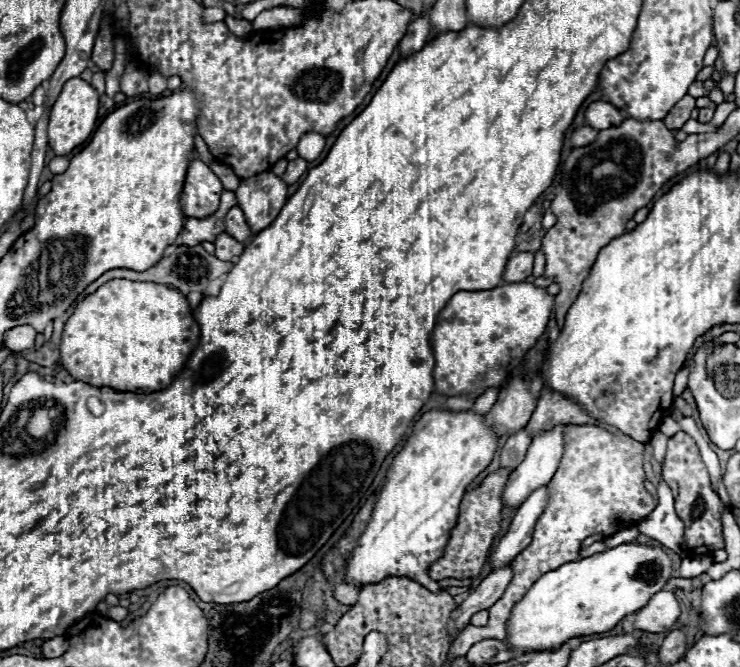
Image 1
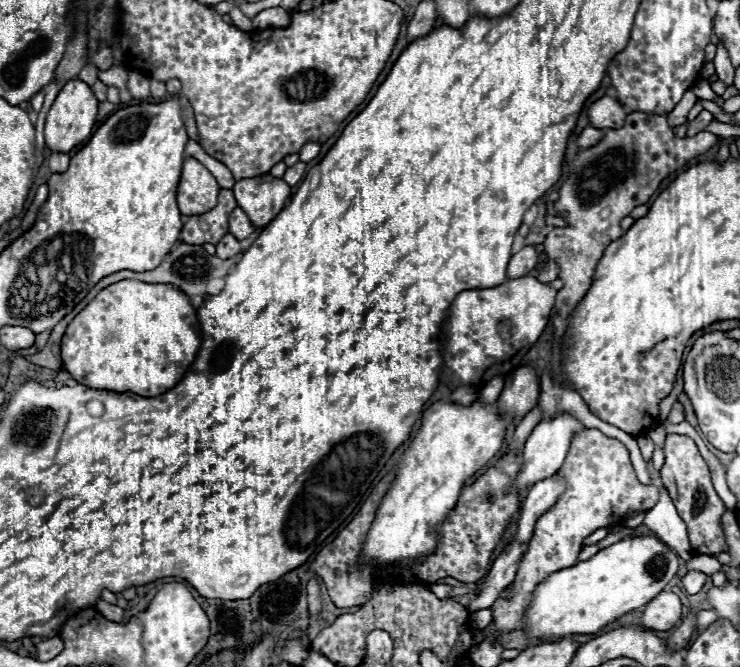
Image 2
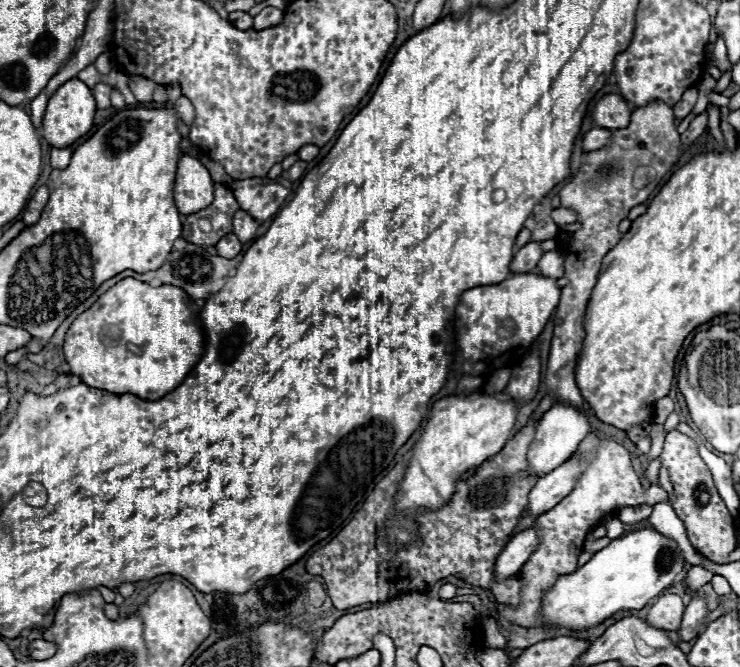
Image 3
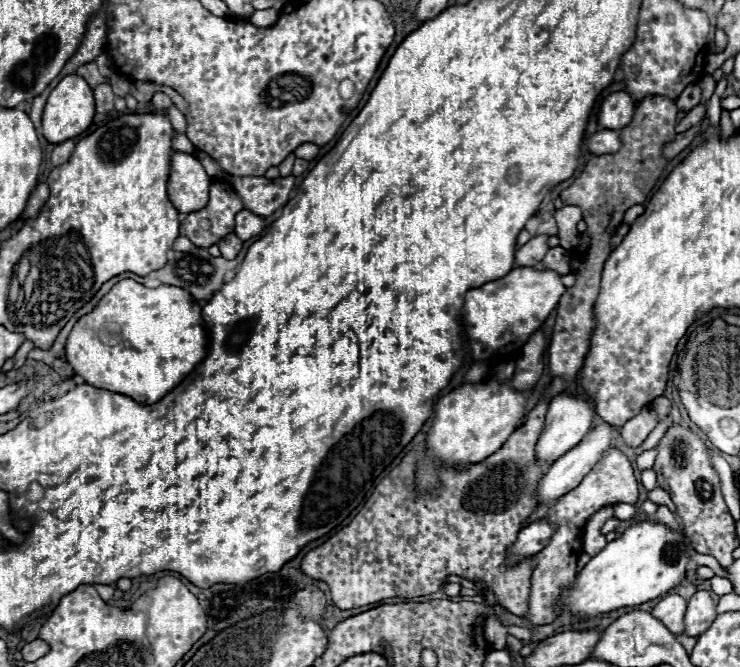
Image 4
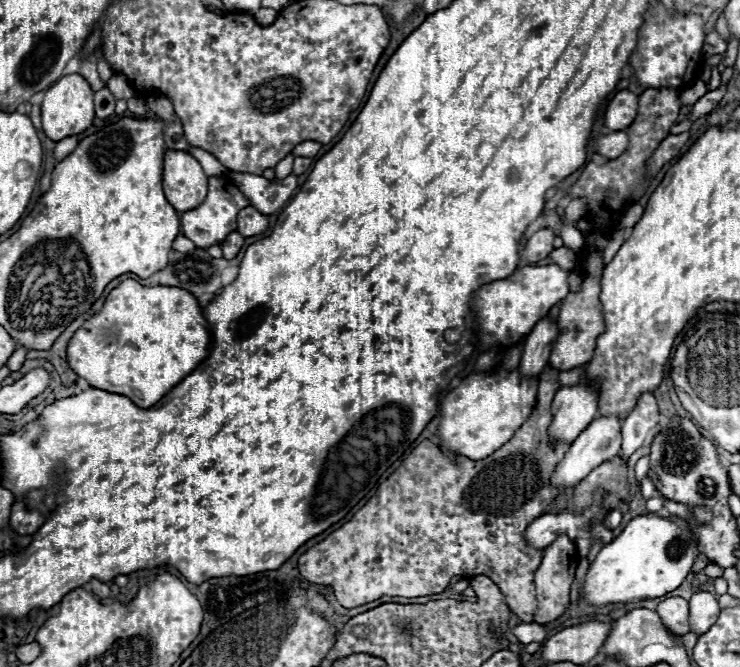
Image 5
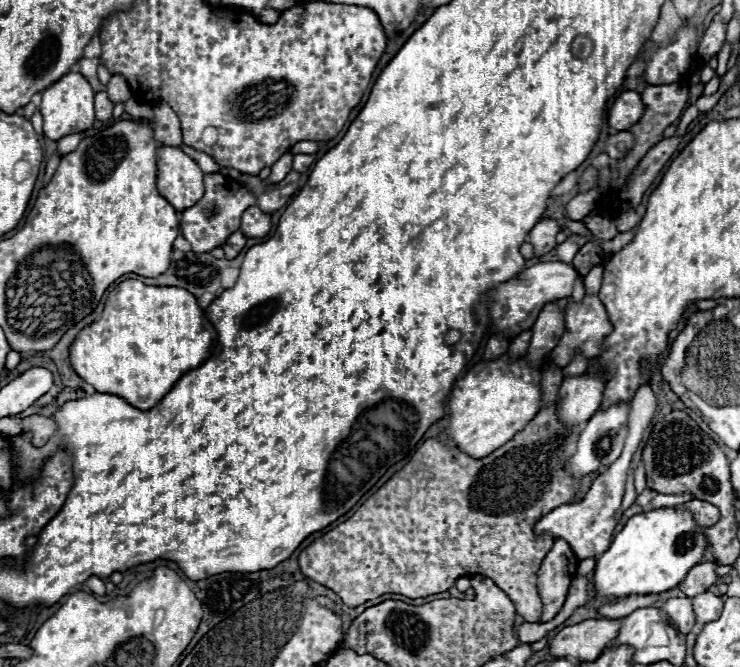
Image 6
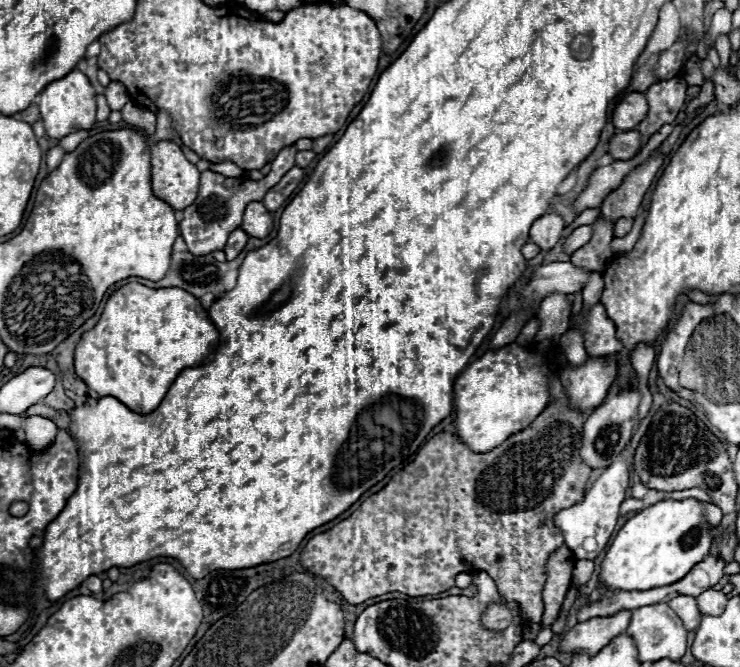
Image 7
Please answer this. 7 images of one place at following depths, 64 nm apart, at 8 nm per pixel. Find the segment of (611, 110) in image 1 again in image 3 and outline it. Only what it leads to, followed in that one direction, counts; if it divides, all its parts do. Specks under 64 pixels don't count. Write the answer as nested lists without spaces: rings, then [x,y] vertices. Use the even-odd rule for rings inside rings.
[[[606,94],[602,100],[596,102],[592,110],[594,124],[598,128],[626,128],[630,122],[632,108],[626,104],[626,100],[618,94]]]

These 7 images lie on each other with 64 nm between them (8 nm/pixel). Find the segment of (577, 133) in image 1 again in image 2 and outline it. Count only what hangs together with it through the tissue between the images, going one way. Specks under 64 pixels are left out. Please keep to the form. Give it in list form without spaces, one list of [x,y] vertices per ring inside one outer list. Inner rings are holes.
[[[586,126],[586,128],[578,134],[576,144],[578,144],[580,148],[590,148],[590,146],[598,144],[598,142],[602,140],[602,136],[604,136],[602,130],[598,130],[598,128],[594,128],[594,126]]]

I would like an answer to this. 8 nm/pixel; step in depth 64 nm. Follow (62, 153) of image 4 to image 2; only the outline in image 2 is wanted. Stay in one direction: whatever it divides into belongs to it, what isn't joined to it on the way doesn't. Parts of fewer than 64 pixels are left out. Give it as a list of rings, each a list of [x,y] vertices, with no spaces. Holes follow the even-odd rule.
[[[54,152],[50,156],[50,170],[52,172],[64,172],[68,168],[68,162],[70,162],[70,154],[60,154],[60,152]]]

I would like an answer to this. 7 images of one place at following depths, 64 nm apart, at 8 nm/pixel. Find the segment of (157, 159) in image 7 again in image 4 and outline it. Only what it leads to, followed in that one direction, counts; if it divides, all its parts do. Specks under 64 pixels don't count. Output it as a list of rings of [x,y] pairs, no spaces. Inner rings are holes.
[[[174,152],[168,178],[168,196],[178,212],[188,214],[204,208],[204,204],[208,204],[210,184],[212,178],[206,174],[198,158]]]

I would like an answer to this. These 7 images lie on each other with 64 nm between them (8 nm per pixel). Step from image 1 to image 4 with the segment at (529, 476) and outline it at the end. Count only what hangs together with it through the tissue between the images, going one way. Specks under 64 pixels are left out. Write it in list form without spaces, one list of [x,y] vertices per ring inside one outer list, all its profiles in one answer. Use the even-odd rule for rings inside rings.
[[[560,394],[556,396],[550,406],[548,406],[548,416],[546,416],[546,422],[544,422],[544,428],[540,432],[540,438],[536,442],[536,460],[544,460],[548,464],[556,462],[560,456],[564,456],[564,452],[570,452],[592,428],[592,416],[594,416],[594,410],[592,410],[592,402],[588,402],[584,398],[584,394],[576,394],[576,396],[570,396],[570,394]]]

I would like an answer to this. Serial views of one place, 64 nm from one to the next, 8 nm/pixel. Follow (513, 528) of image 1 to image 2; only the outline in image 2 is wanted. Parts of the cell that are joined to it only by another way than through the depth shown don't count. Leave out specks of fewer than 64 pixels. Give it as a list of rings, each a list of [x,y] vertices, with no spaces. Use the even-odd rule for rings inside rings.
[[[556,476],[546,478],[538,484],[534,484],[526,496],[526,500],[522,502],[520,508],[520,516],[518,516],[518,528],[516,534],[512,536],[510,544],[522,544],[522,542],[530,542],[532,532],[534,532],[534,524],[536,520],[558,500],[558,496],[564,492],[564,484],[562,480]]]

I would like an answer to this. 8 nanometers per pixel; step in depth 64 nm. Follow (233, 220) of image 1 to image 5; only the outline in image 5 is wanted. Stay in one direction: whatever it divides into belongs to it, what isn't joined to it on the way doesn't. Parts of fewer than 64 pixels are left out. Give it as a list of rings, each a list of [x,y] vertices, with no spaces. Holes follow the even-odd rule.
[[[244,208],[238,214],[238,230],[244,238],[262,234],[268,228],[268,216],[260,214],[256,208]]]

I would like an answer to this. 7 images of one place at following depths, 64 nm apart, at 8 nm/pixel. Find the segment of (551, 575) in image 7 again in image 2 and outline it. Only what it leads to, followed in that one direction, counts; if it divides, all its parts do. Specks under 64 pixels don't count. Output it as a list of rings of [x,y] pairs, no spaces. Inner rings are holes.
[[[584,428],[572,438],[568,456],[558,474],[566,488],[556,504],[538,518],[528,550],[518,564],[516,580],[512,582],[512,596],[498,598],[490,606],[492,628],[498,636],[520,628],[524,608],[530,604],[530,594],[534,592],[536,584],[542,582],[550,572],[574,566],[586,536],[600,528],[622,524],[624,516],[630,512],[648,512],[658,502],[658,488],[638,482],[628,448],[620,440],[608,438],[596,428]]]

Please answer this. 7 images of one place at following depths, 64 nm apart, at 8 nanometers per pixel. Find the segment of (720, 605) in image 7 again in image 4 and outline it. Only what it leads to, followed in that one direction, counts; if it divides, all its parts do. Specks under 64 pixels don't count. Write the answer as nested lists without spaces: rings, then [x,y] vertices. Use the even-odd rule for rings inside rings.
[[[700,590],[688,600],[688,610],[684,616],[684,634],[686,636],[700,636],[706,632],[716,620],[716,604],[710,598],[710,592]]]

